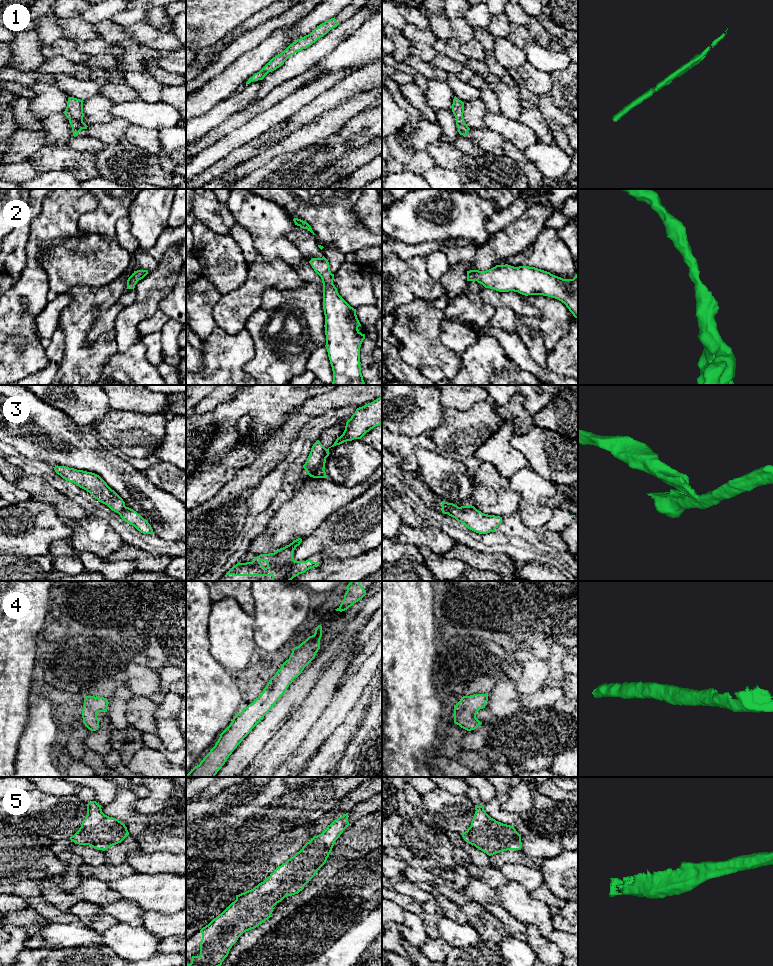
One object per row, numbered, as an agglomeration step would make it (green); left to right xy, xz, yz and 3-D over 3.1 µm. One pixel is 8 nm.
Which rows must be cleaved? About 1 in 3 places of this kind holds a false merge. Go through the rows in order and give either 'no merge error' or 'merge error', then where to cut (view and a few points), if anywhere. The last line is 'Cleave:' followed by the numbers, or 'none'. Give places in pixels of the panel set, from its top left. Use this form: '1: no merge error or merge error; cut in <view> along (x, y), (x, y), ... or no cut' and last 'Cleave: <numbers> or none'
1: no merge error; no cut
2: no merge error; no cut
3: merge error; cut in xz along (327, 449), (323, 454), (321, 463), (314, 470), (307, 473)
4: no merge error; no cut
5: no merge error; no cut
Cleave: 3

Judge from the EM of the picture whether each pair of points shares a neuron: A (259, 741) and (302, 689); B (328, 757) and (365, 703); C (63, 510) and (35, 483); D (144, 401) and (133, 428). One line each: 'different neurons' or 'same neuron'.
A: same neuron
B: same neuron
C: same neuron
D: different neurons

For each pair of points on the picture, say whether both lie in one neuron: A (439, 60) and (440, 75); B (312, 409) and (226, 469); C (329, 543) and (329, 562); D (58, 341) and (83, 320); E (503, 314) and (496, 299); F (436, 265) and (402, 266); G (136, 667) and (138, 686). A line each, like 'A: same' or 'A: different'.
A: different
B: different
C: different
D: different
E: different
F: different
G: same

